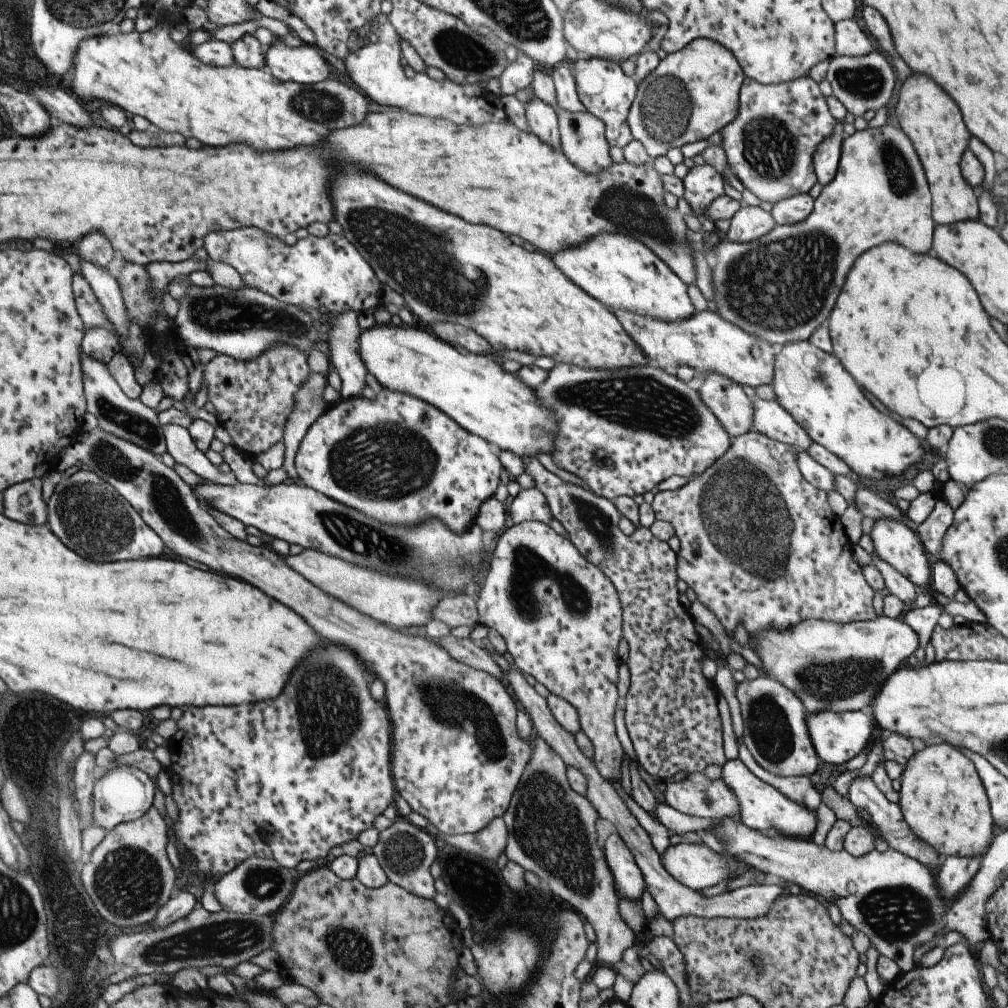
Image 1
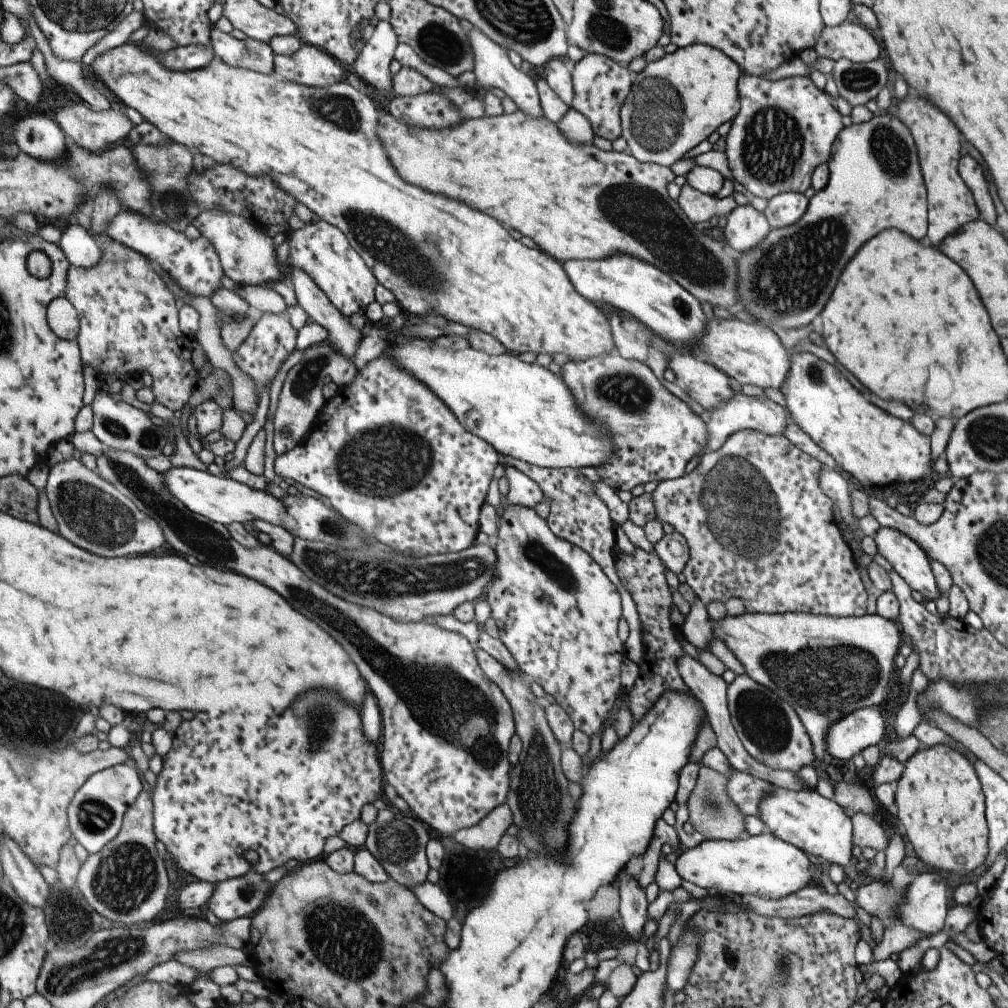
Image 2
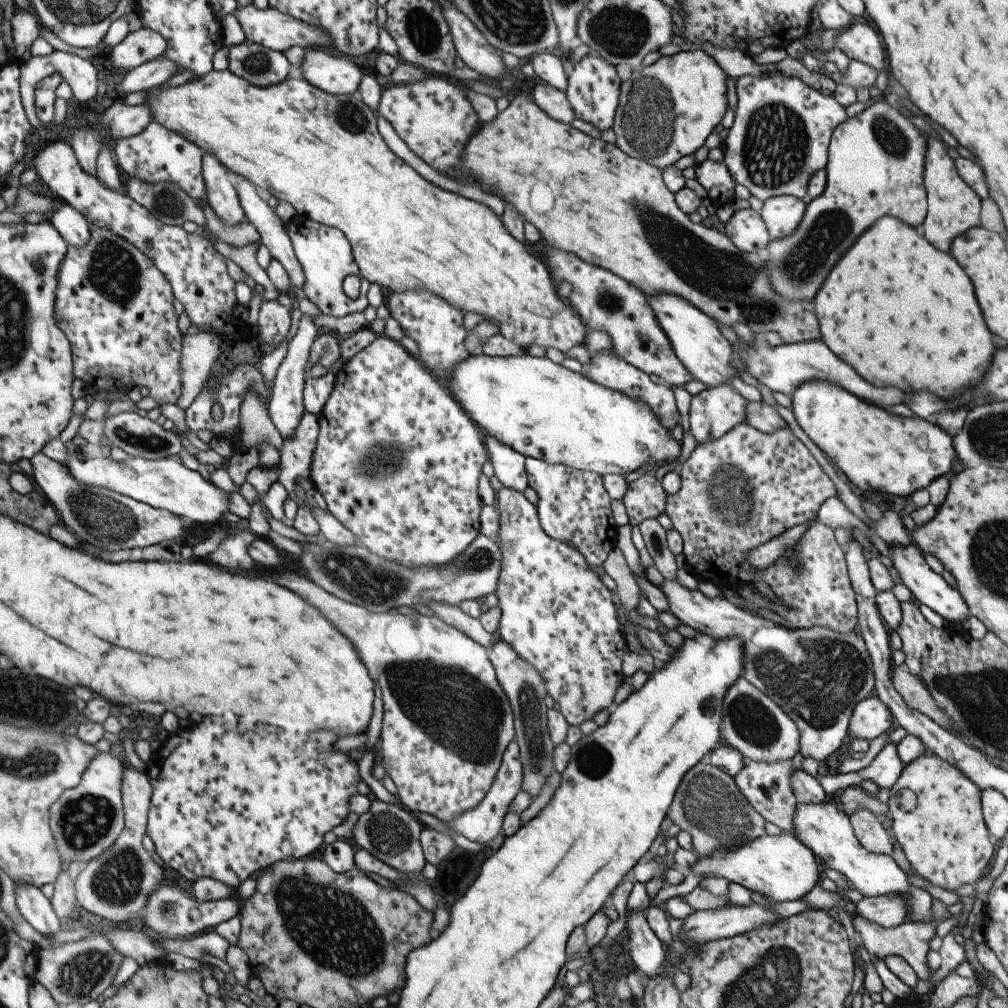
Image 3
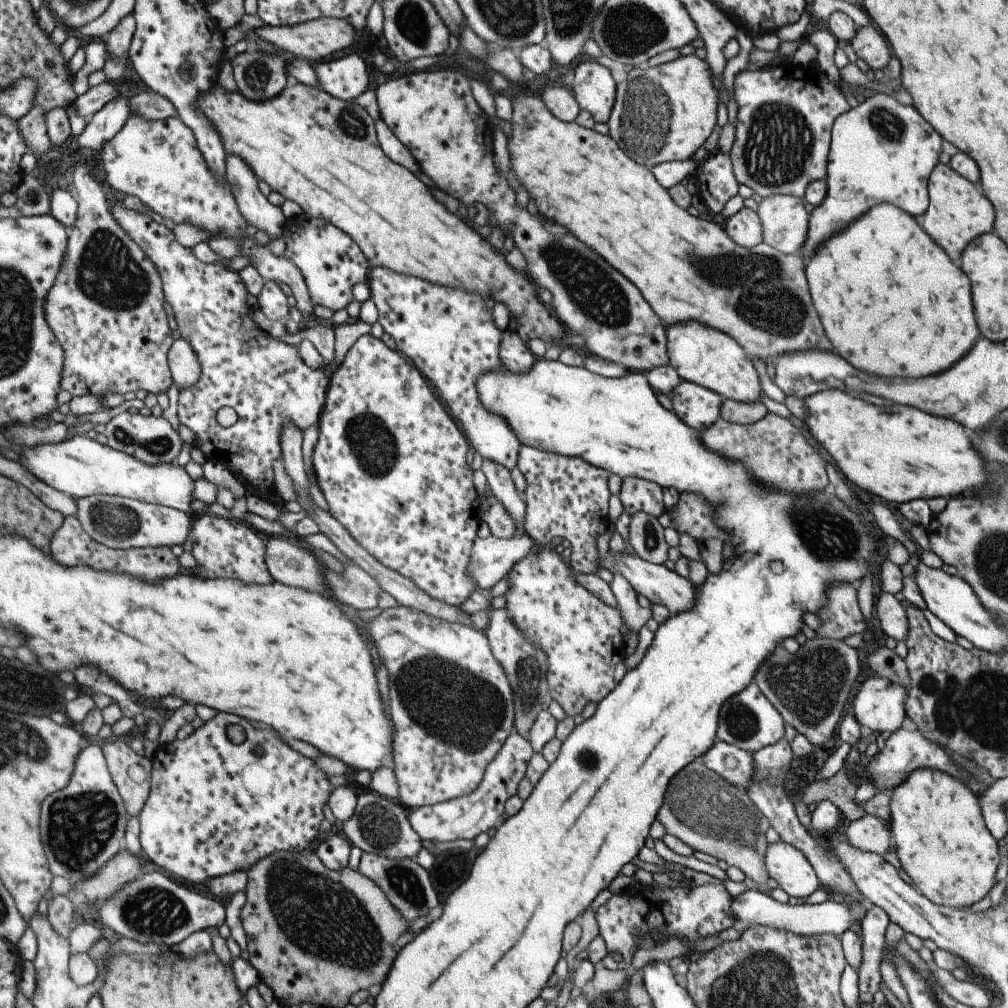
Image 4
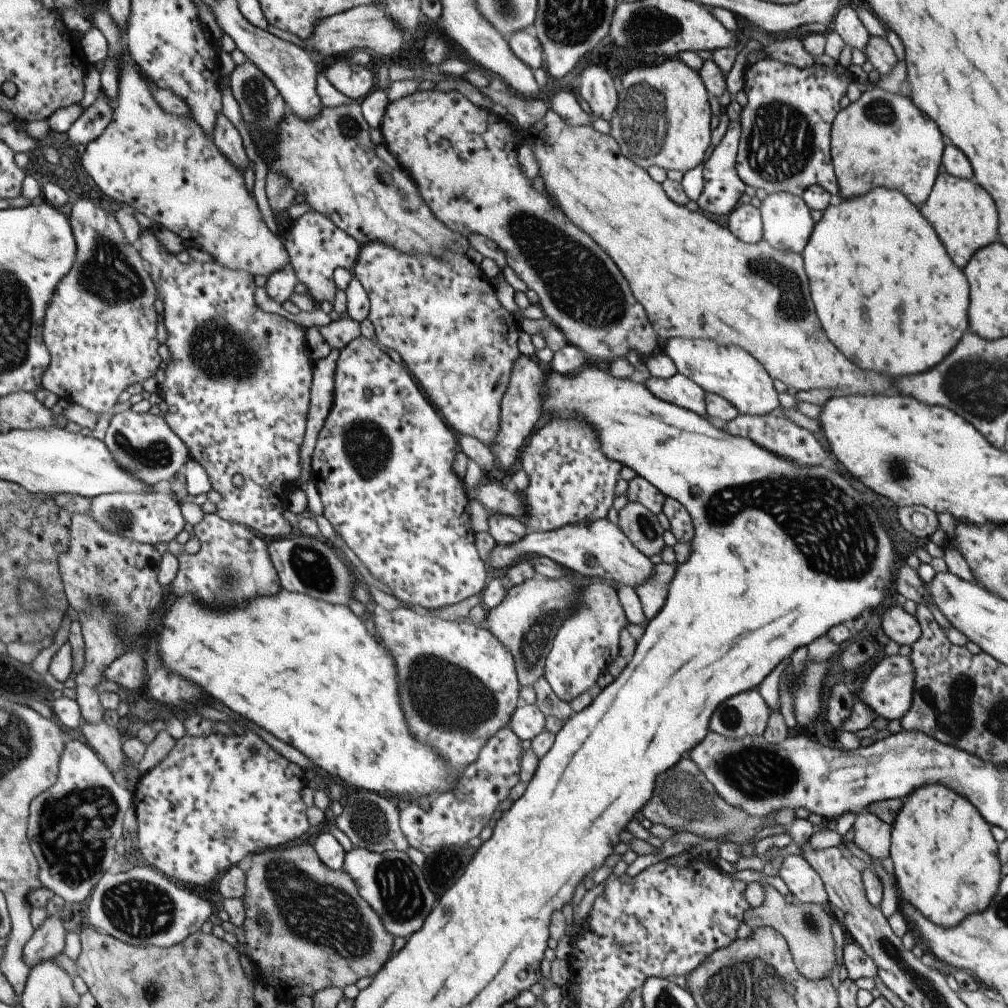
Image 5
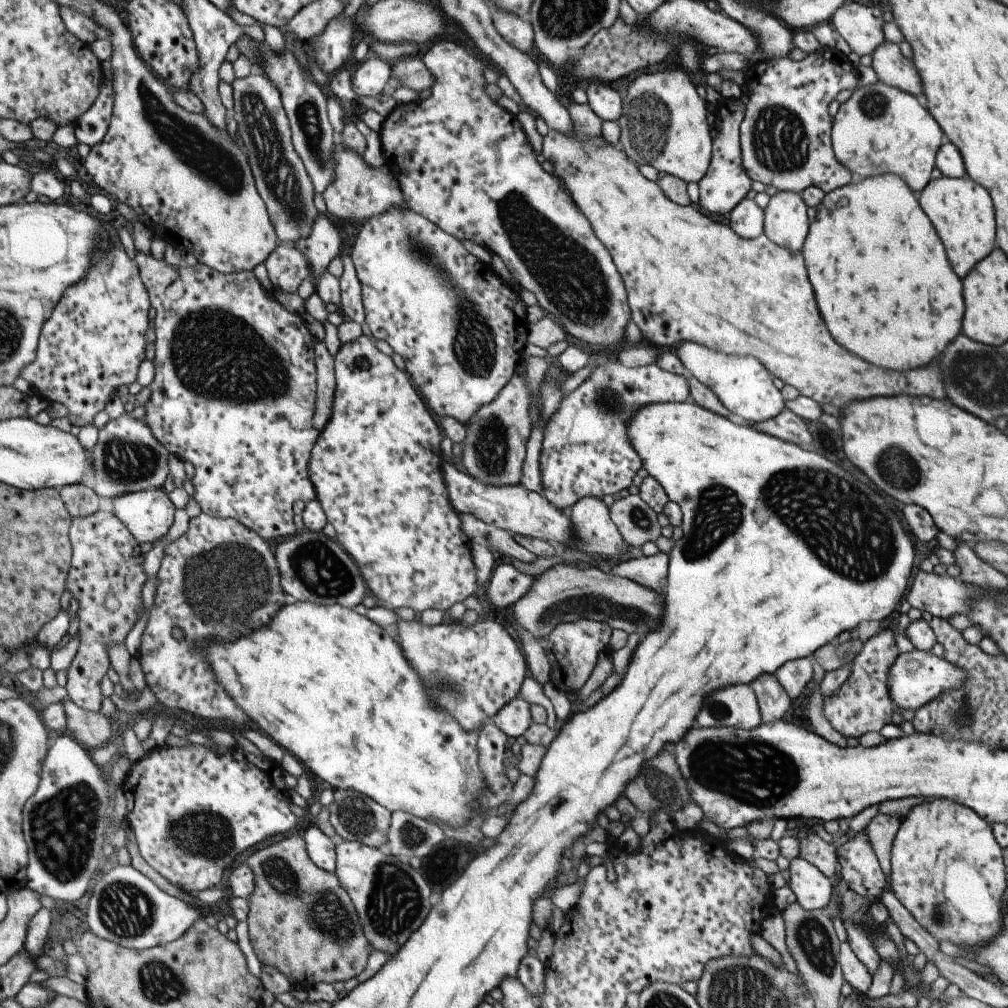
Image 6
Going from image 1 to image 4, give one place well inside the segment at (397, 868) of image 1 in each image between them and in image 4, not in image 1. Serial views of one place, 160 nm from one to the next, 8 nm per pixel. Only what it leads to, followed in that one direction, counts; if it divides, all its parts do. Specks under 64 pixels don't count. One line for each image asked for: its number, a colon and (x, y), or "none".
2: (397, 840)
3: (390, 833)
4: (379, 826)

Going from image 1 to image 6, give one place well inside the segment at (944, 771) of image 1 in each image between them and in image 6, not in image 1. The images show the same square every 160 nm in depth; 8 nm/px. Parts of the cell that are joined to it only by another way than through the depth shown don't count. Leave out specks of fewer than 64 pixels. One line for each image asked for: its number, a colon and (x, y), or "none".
2: (940, 805)
3: (944, 838)
4: (941, 842)
5: (945, 862)
6: (946, 869)

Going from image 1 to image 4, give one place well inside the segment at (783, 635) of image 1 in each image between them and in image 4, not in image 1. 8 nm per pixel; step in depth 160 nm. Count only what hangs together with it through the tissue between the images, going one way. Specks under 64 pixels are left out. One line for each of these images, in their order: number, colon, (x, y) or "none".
2: (825, 667)
3: (816, 676)
4: (810, 688)

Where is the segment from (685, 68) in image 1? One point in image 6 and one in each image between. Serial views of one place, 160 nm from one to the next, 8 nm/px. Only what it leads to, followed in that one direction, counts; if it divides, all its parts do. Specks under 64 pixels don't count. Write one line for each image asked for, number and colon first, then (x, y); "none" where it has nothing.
2: (673, 103)
3: (665, 111)
4: (663, 113)
5: (662, 116)
6: (662, 124)

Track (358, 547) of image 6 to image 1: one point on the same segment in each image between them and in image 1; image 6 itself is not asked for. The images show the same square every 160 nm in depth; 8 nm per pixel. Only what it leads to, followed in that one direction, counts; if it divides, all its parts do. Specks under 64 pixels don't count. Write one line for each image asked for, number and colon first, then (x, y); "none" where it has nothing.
1: (397, 459)
2: (390, 457)
3: (396, 461)
4: (390, 463)
5: (381, 463)

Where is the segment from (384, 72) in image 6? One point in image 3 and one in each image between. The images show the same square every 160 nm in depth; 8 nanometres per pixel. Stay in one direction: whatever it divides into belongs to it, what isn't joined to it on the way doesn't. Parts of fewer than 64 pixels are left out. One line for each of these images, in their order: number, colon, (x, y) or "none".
3: (337, 75)
4: (344, 78)
5: (354, 81)

